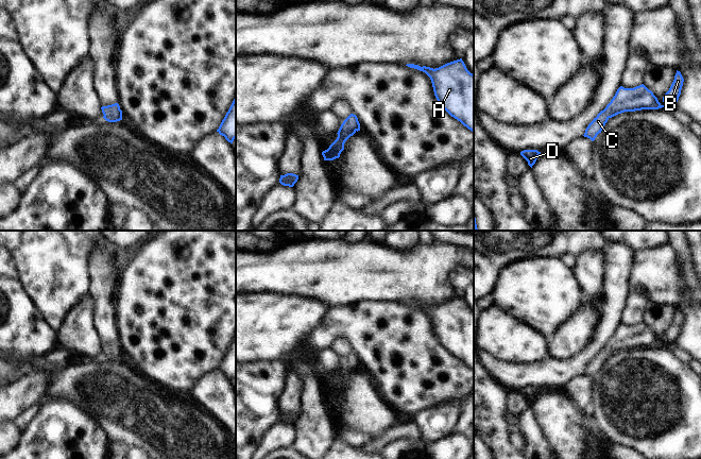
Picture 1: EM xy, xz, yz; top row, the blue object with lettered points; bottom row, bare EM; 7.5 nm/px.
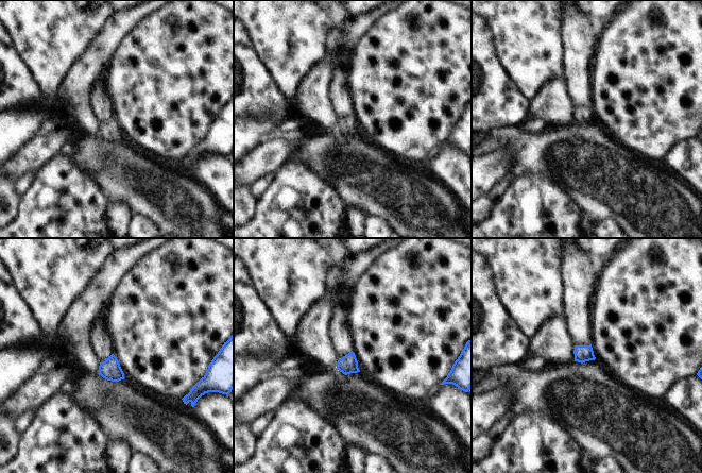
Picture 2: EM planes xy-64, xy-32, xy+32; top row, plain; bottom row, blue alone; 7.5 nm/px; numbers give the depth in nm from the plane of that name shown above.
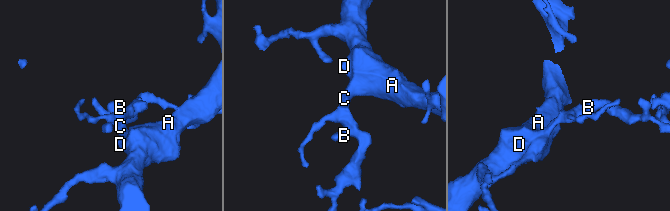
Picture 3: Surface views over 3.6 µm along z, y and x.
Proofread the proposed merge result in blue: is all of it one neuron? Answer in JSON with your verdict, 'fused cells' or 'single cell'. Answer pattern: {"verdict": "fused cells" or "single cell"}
{"verdict": "single cell"}

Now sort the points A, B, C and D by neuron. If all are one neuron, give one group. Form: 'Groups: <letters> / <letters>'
Groups: A B C D.

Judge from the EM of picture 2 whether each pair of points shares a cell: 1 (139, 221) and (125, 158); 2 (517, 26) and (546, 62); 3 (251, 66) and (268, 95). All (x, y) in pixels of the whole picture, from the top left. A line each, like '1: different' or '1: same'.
1: different
2: same
3: same

